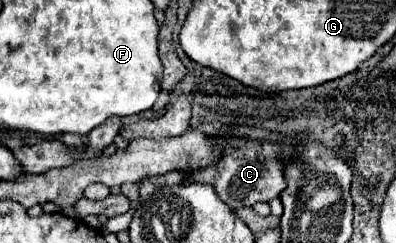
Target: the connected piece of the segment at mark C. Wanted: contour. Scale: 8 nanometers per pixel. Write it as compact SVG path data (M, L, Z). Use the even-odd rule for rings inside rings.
M246 142L244 146L240 146L236 150L228 148L218 162L210 164L206 168L186 170L188 184L190 182L212 184L216 194L220 196L220 200L226 202L226 206L234 212L240 208L254 206L256 202L270 202L272 198L278 198L286 186L286 180L282 174L282 162L276 158L278 152L280 152L280 148L270 142Z

